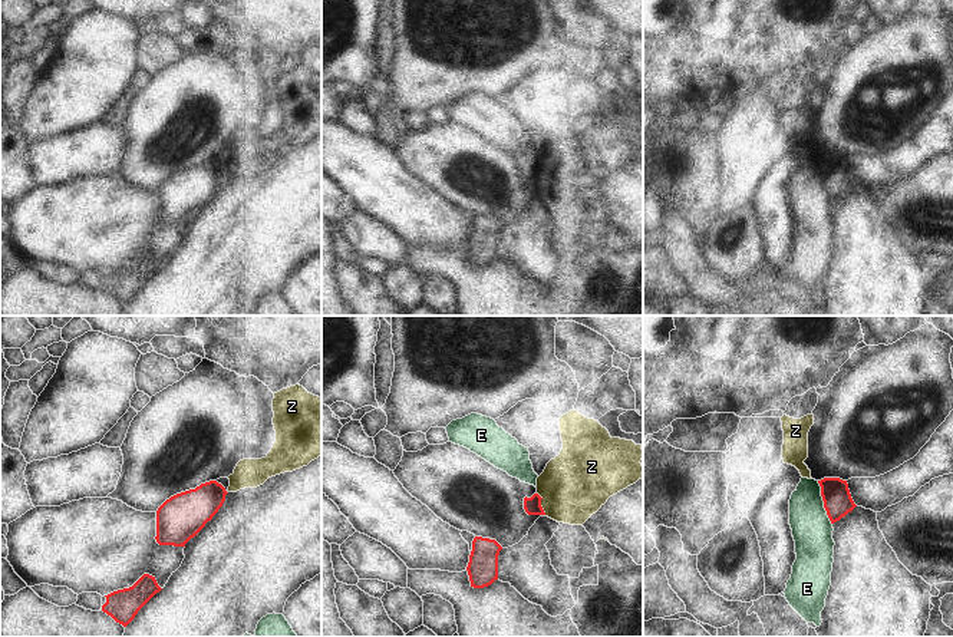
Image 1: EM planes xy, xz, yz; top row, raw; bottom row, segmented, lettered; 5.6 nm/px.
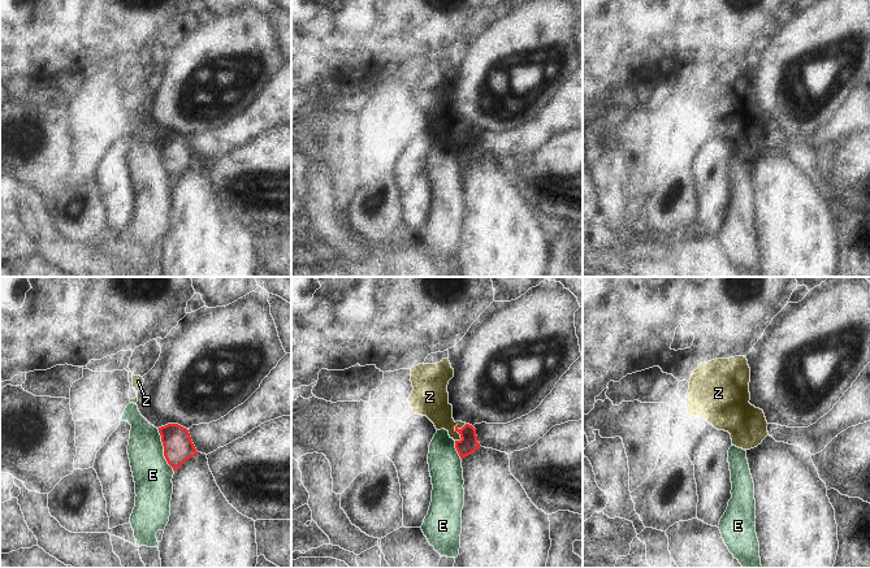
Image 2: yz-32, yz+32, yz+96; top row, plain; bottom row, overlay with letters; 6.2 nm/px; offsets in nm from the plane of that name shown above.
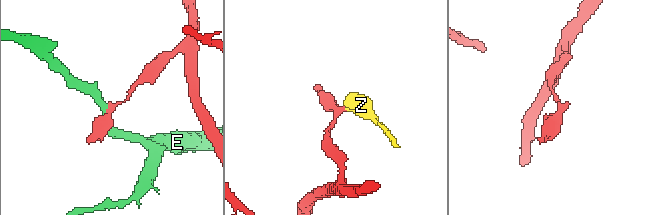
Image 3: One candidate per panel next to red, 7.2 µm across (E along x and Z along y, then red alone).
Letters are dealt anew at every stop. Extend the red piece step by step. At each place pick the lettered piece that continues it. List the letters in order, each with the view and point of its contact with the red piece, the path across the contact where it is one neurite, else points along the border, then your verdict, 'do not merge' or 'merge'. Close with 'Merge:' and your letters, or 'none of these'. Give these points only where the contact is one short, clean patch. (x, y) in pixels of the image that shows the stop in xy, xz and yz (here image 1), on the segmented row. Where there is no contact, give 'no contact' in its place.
E: contact yz (824, 502); do not merge
Z: contact xz (540, 504); border xz (537, 492), (546, 514); do not merge
Merge: none of these

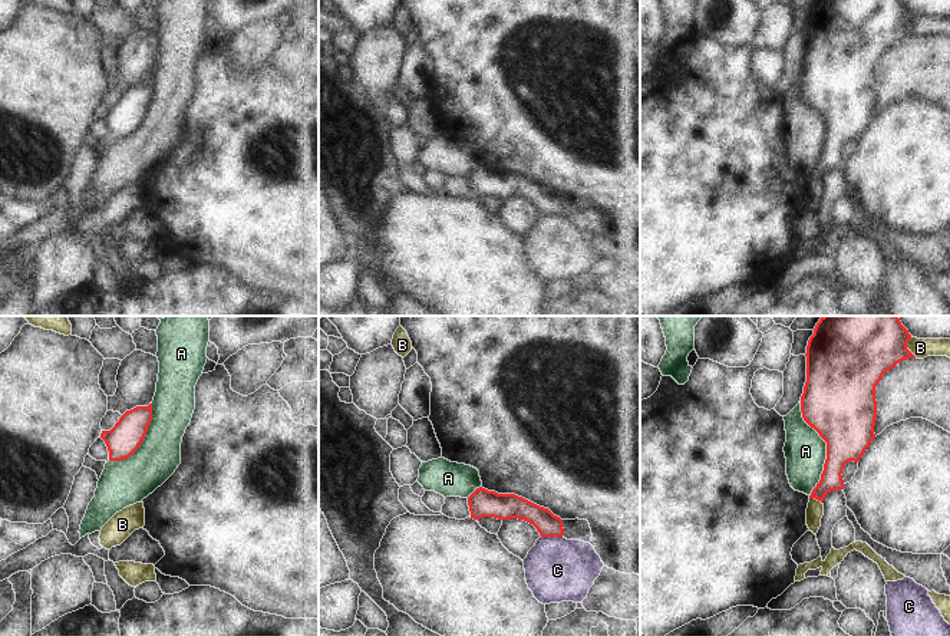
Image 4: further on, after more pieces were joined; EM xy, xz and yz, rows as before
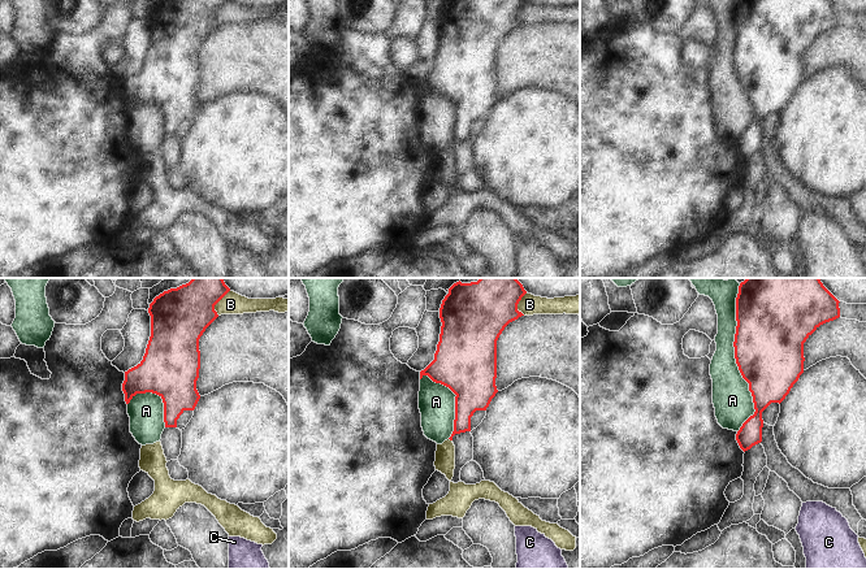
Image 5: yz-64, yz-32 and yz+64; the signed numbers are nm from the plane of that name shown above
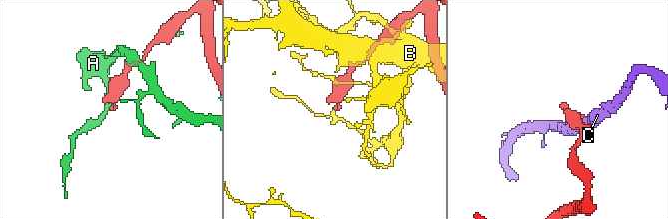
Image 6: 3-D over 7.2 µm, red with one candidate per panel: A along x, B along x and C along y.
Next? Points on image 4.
A: contact yz (827, 448); do not merge
B: contact yz (906, 346); do not merge
C: contact xz (551, 536); border xz (541, 536), (561, 537); do not merge
Merge: none of these

